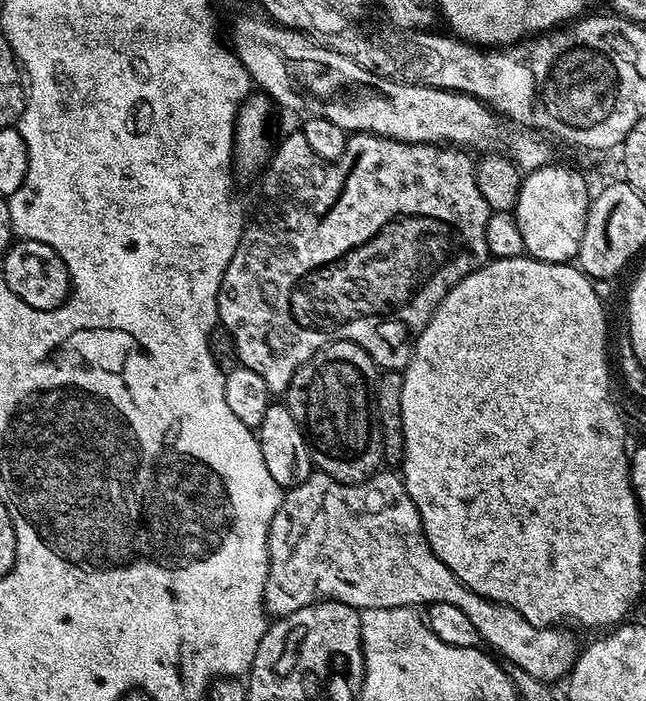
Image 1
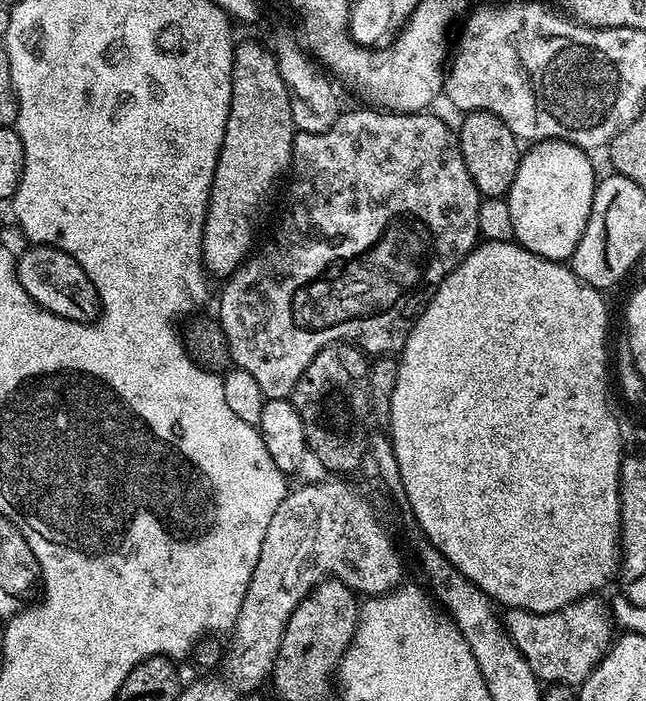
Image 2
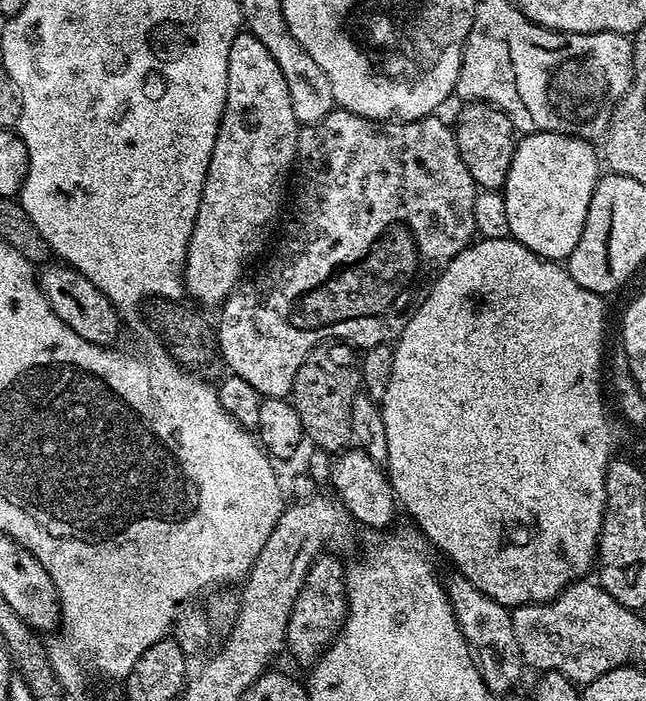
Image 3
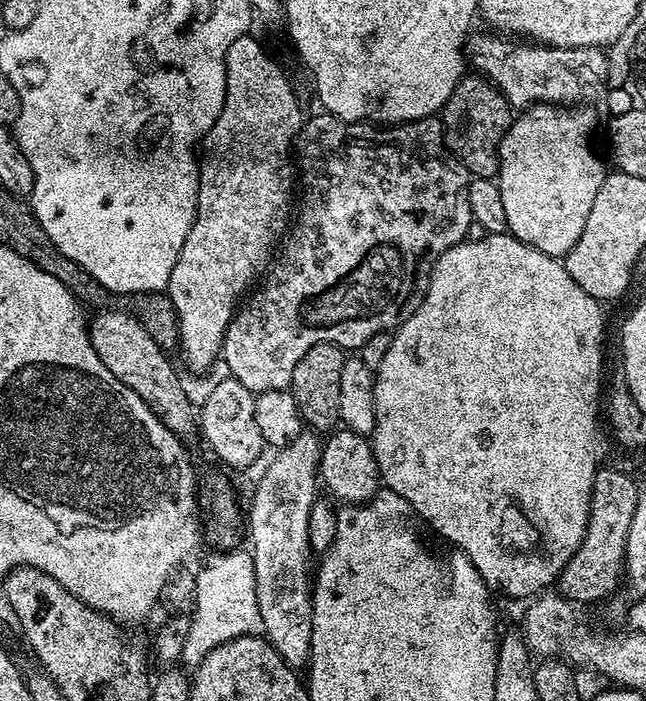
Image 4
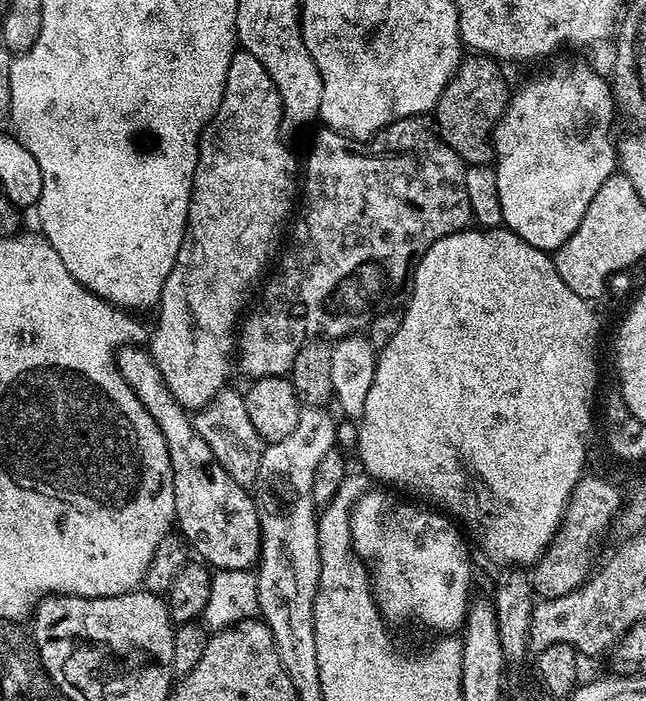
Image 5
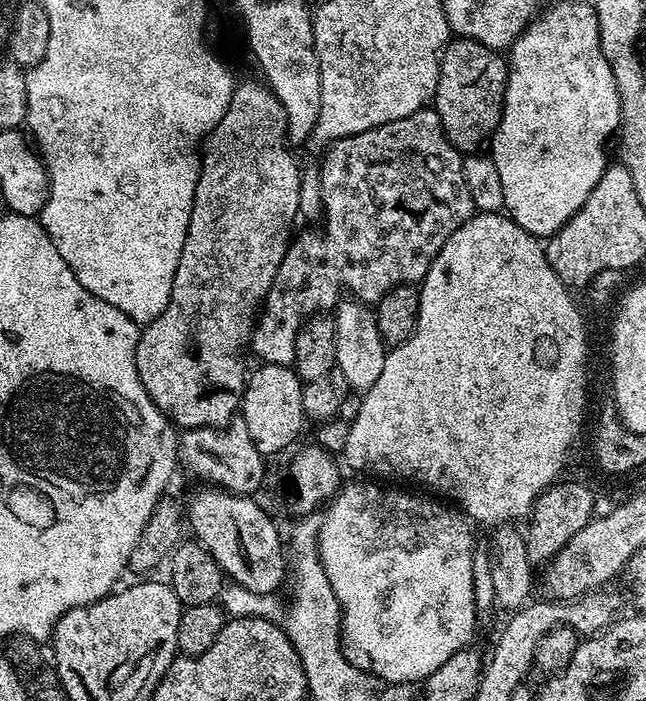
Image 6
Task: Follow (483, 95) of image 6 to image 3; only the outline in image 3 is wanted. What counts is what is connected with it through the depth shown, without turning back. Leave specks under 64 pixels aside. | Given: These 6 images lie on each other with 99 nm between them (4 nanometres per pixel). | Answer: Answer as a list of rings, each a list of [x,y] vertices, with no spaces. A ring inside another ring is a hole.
[[[468,102],[456,116],[454,131],[458,142],[458,154],[462,162],[466,162],[466,170],[470,170],[470,178],[474,178],[477,189],[503,189],[506,178],[510,174],[510,166],[514,158],[514,150],[518,143],[518,133],[512,127],[510,118],[493,104]]]

